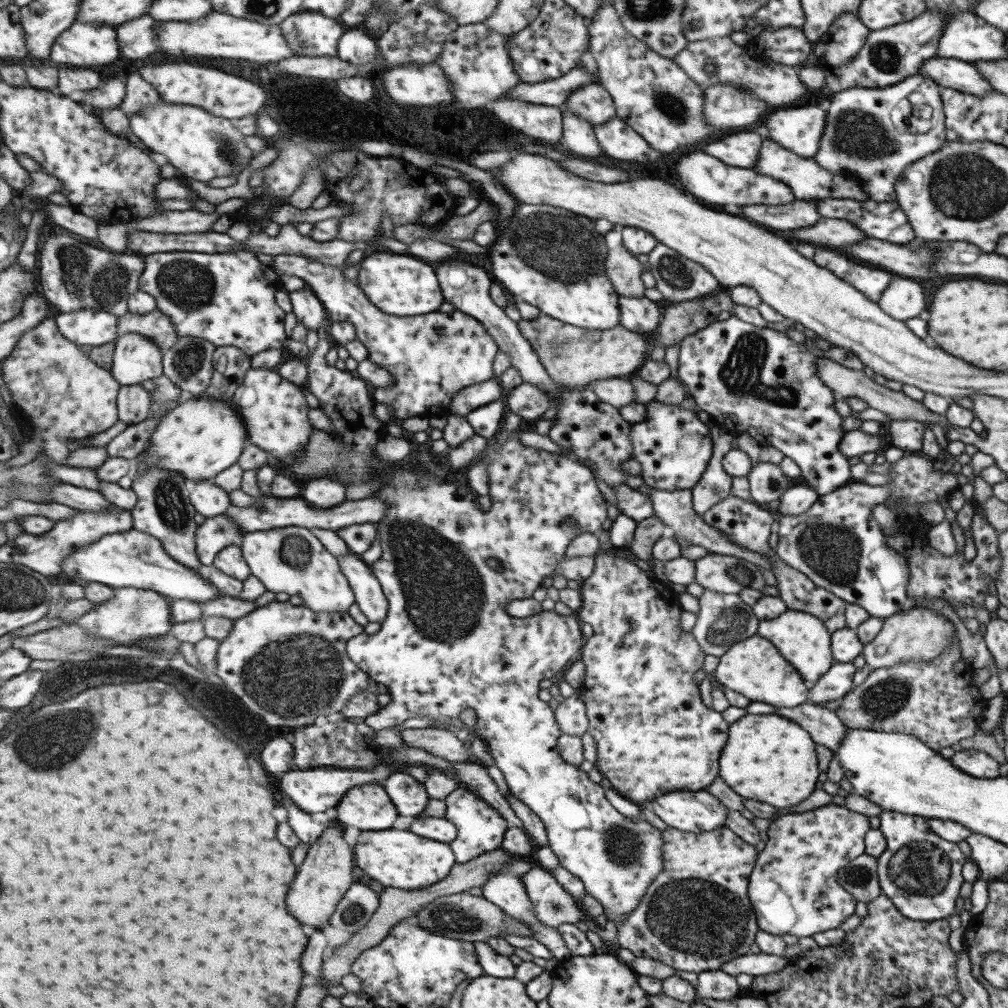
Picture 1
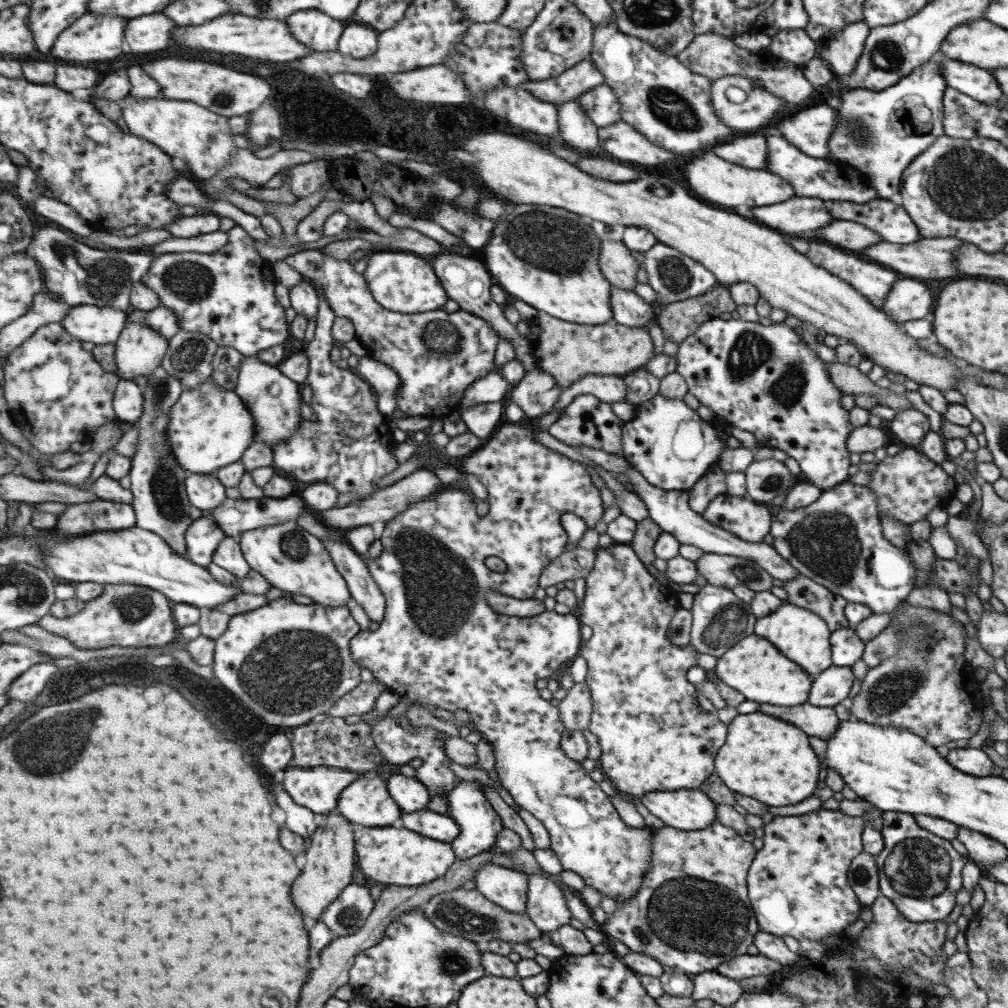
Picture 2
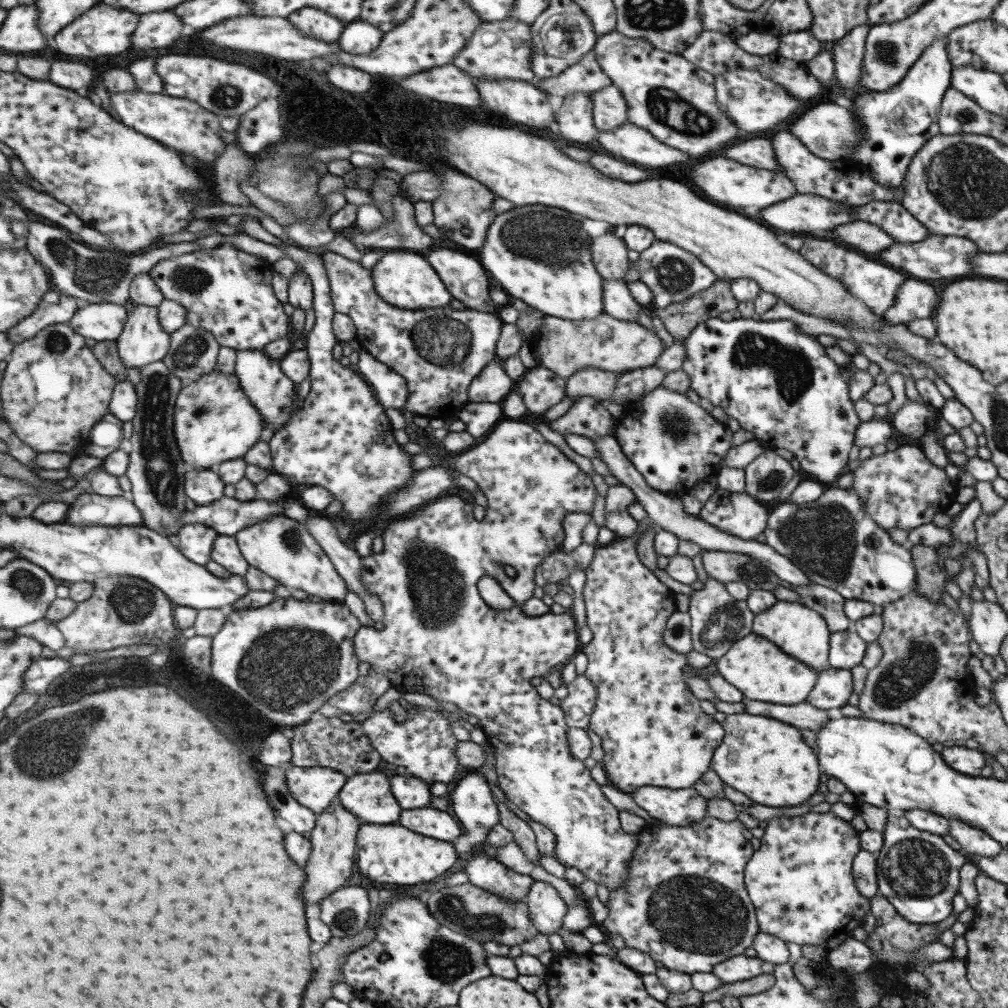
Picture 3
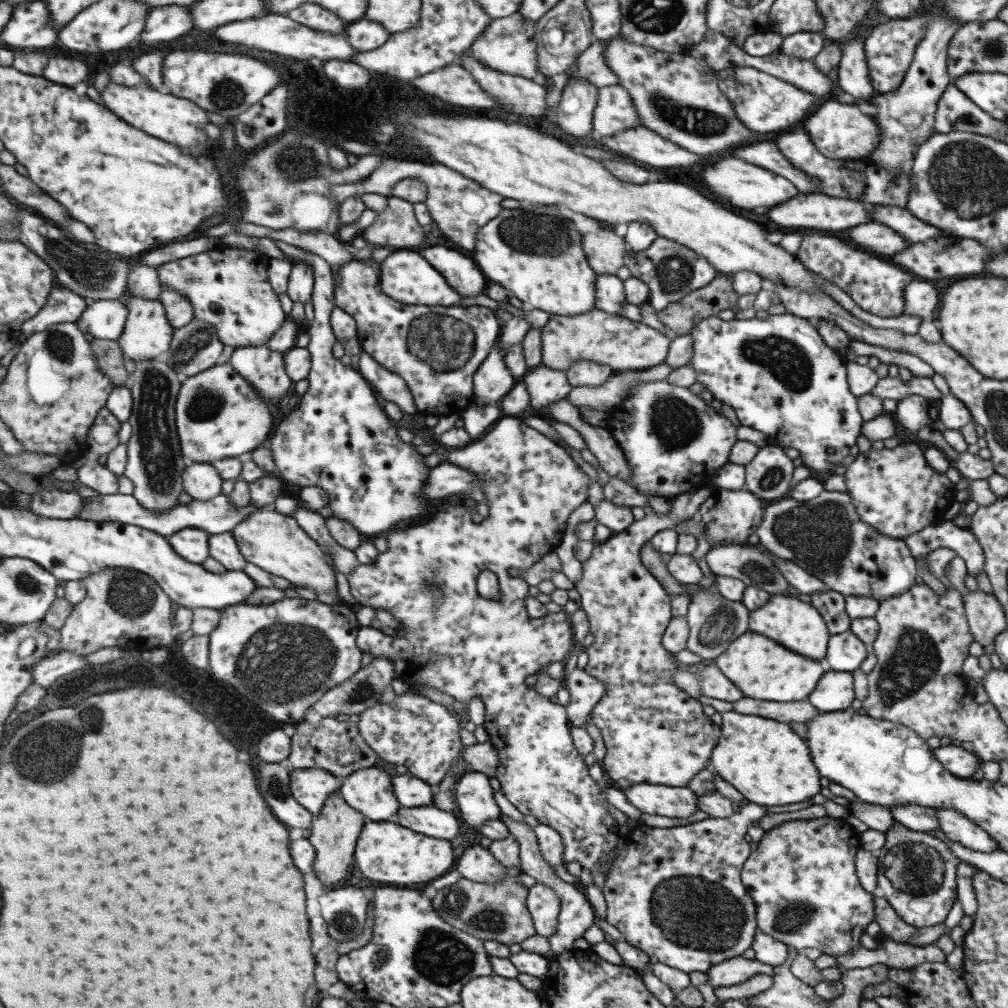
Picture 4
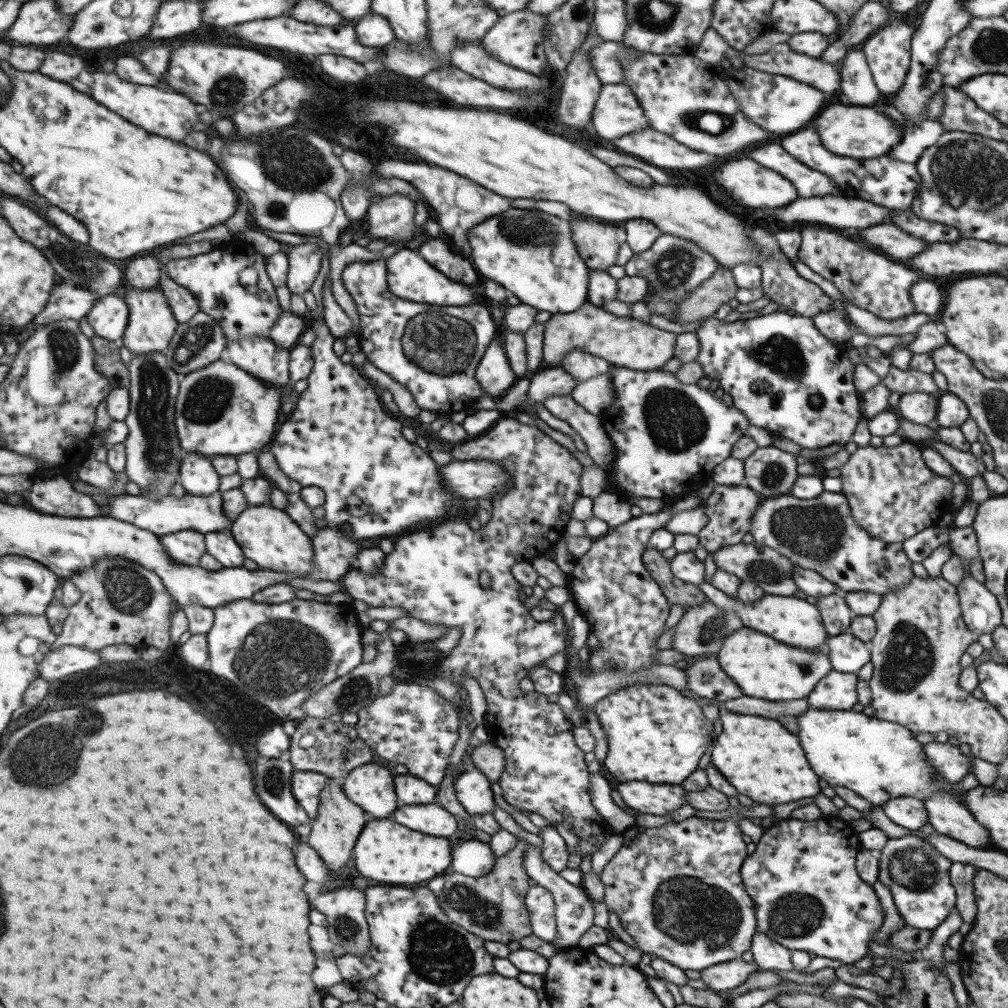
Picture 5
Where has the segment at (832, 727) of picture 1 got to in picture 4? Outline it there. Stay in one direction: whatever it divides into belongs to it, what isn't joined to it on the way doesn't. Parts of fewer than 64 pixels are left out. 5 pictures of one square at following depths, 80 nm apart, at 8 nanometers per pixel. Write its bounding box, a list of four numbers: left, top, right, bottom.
[731,696,819,722]

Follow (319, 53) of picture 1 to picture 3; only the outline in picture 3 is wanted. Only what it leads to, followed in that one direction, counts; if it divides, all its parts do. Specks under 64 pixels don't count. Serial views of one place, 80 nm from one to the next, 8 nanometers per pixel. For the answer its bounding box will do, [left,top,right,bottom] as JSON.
[288,6,346,43]

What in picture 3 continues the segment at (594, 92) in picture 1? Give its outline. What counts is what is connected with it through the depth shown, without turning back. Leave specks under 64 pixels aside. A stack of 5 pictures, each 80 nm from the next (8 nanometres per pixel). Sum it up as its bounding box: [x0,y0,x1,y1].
[590,85,627,132]

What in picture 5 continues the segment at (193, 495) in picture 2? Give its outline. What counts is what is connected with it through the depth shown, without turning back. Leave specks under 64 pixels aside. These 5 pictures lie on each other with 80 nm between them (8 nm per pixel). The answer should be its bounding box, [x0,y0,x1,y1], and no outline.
[178,452,222,497]

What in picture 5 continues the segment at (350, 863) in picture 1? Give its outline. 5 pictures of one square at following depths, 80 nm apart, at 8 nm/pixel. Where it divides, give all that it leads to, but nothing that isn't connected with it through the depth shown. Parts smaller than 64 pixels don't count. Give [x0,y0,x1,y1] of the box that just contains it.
[308,778,367,873]

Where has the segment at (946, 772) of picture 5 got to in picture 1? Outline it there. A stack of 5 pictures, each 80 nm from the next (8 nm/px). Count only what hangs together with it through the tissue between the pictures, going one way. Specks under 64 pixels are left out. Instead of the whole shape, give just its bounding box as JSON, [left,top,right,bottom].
[949,749,999,779]

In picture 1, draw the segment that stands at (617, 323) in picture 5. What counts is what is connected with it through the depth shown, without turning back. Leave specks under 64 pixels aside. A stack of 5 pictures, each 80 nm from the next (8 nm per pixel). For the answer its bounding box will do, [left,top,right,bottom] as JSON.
[517,313,651,387]

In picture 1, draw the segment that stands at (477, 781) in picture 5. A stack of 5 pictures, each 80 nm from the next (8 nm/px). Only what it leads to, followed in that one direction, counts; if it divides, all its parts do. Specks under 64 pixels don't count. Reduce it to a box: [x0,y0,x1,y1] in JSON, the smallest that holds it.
[444,786,508,864]

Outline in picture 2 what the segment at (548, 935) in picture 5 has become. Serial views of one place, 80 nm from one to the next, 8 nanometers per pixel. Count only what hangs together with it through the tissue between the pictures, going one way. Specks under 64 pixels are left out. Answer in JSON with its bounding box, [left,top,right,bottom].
[526,873,571,935]

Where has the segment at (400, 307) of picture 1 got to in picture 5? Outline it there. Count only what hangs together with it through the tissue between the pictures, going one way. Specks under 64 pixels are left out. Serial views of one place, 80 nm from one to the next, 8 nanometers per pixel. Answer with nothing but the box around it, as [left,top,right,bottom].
[386,248,476,307]

